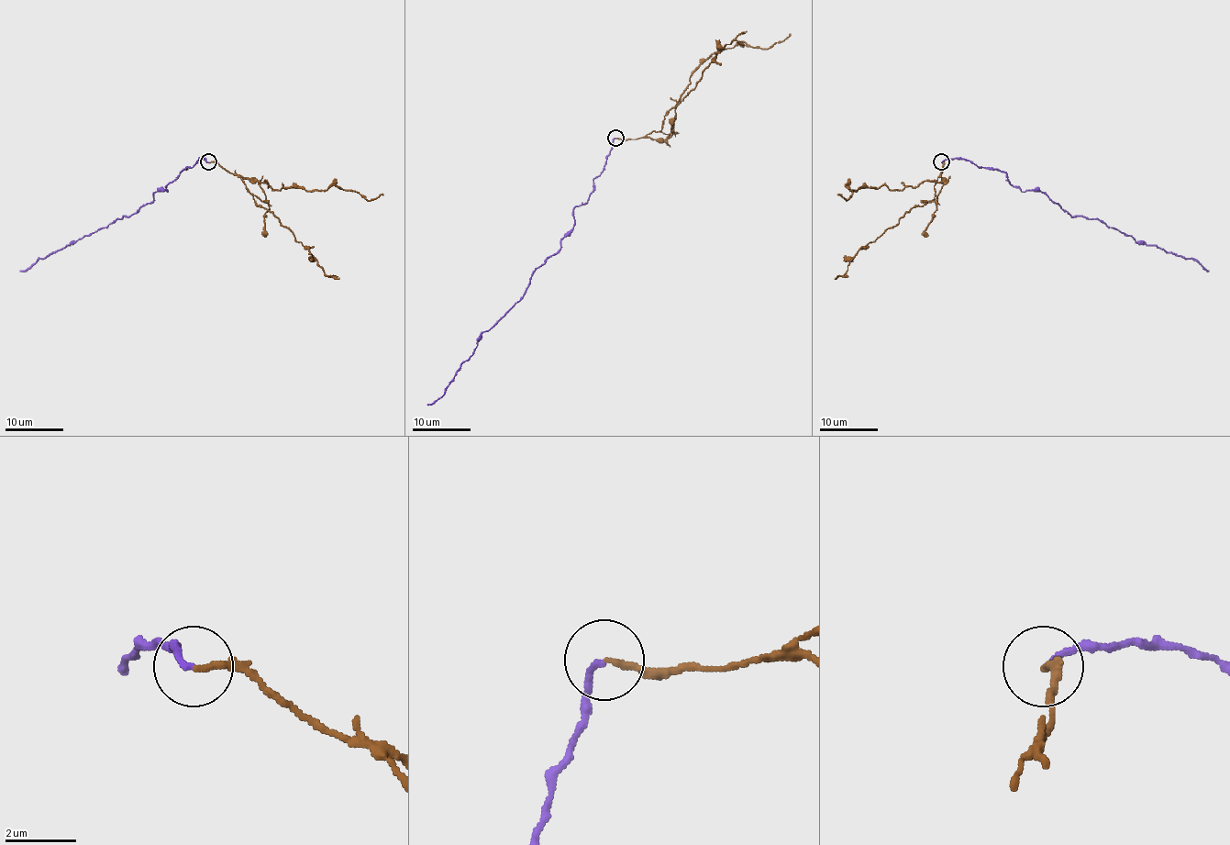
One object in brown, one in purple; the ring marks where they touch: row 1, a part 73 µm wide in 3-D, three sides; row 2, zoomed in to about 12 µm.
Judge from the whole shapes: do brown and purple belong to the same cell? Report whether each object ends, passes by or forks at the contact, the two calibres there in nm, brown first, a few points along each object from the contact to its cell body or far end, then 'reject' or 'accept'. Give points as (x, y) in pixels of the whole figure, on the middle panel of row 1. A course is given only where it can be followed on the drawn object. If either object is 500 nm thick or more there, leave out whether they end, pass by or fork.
brown ends | purple ends | 170/160 nm | brown via (615, 138), (667, 138), (689, 77), (712, 54), (741, 42), (770, 48), (790, 33) | purple via (615, 138), (589, 199), (573, 211), (574, 225), (561, 247), (482, 334), (446, 393), (426, 404) | reject

